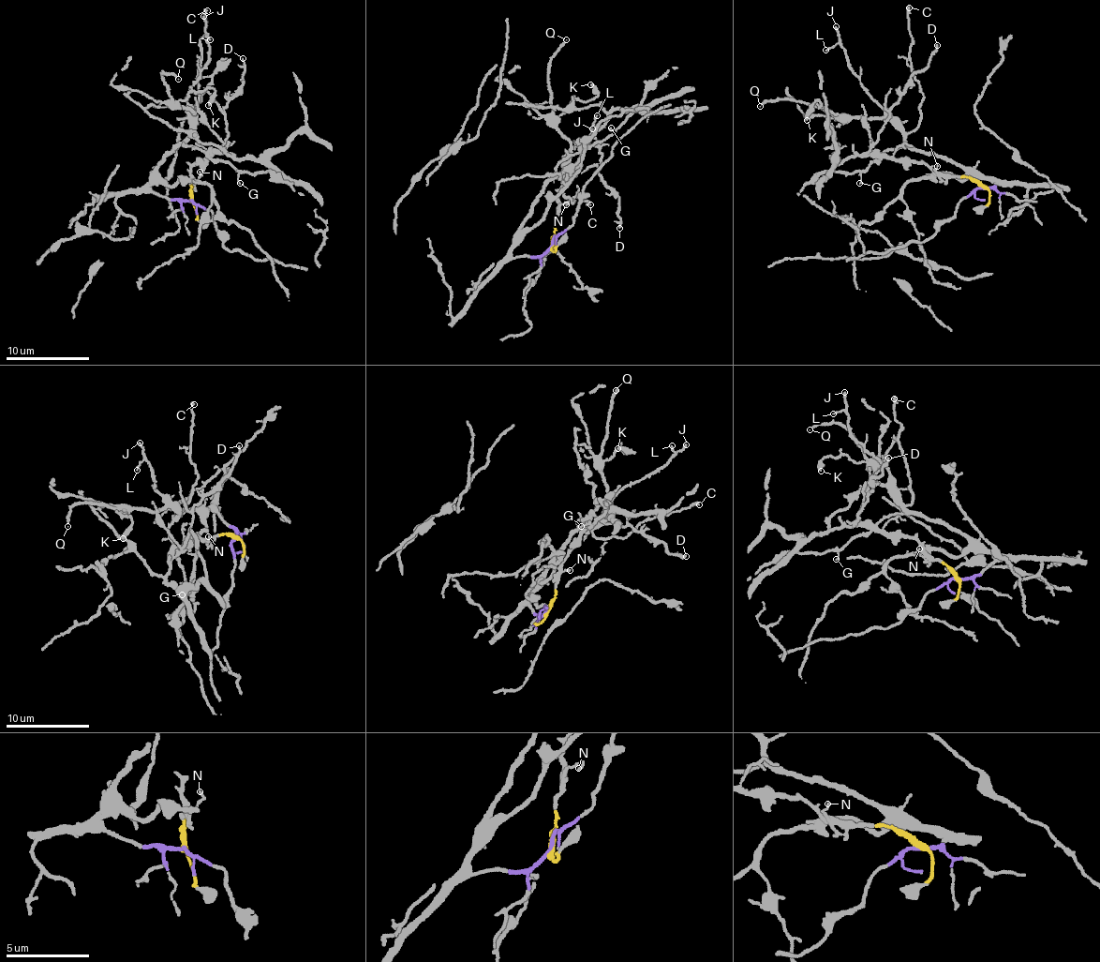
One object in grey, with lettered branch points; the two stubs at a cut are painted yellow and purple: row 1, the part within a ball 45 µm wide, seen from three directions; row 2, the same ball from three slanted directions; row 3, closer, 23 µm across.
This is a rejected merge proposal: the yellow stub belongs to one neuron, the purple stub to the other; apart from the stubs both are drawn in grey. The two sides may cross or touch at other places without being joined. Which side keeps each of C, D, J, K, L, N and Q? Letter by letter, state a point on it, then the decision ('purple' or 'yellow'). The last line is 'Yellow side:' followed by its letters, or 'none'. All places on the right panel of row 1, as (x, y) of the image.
C: place (909, 7); purple
D: place (937, 45); yellow
J: place (836, 26); purple
K: place (807, 120); purple
L: place (825, 50); purple
N: place (937, 166); yellow
Q: place (760, 106); purple
Yellow side: D, N

